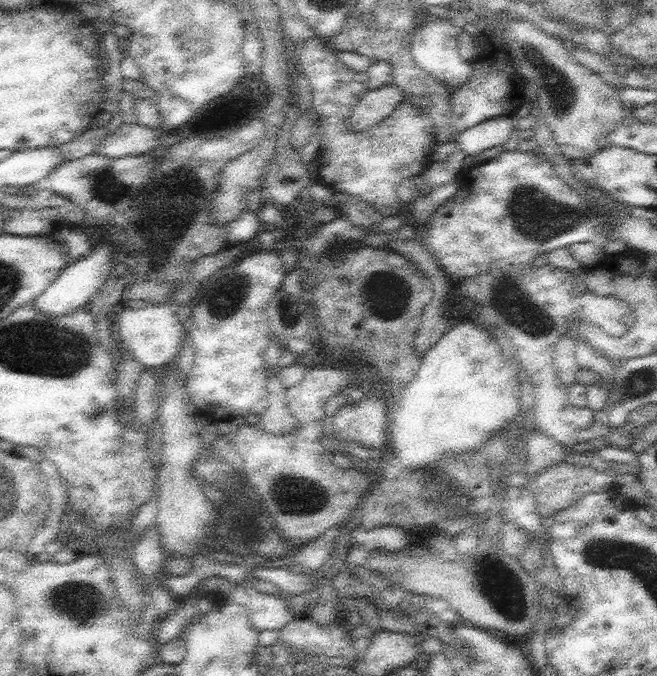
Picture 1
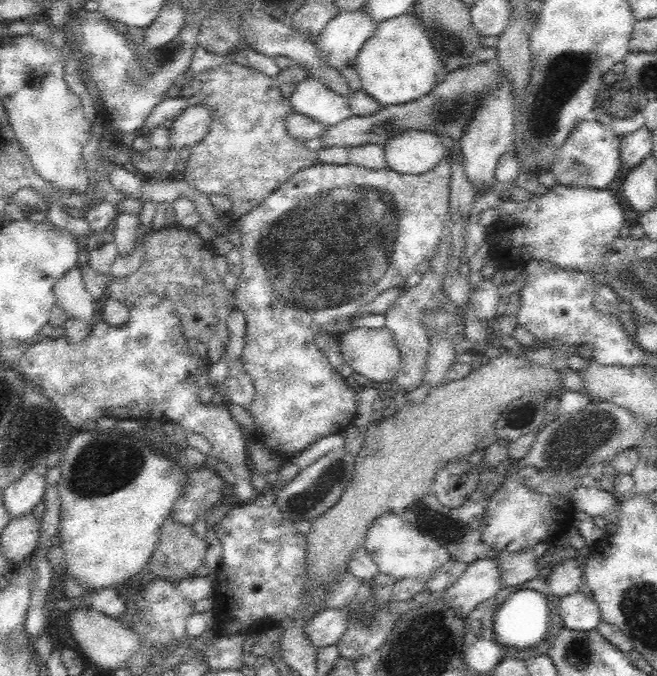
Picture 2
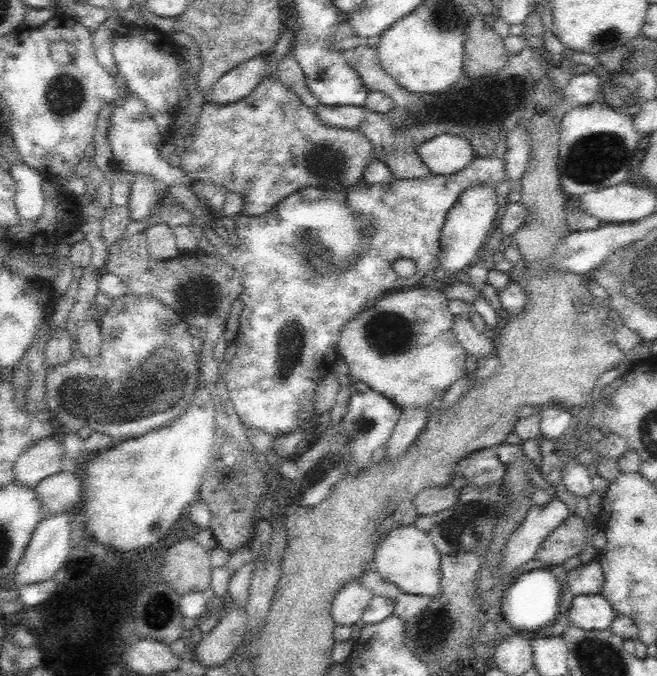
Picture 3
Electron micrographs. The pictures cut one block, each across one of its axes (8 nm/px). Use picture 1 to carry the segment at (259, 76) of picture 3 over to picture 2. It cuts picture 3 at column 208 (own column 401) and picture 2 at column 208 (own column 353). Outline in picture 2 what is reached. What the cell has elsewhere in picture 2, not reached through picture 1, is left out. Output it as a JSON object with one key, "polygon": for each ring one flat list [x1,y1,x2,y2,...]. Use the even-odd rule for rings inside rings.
{"polygon":[[201,104,183,110,169,128,171,148,180,150,198,144,208,134,211,118,210,109]]}

